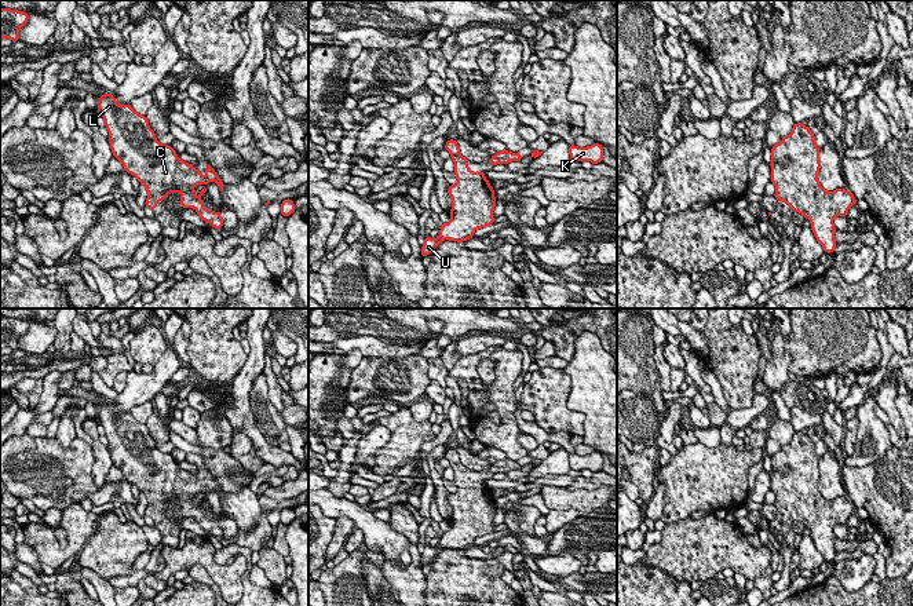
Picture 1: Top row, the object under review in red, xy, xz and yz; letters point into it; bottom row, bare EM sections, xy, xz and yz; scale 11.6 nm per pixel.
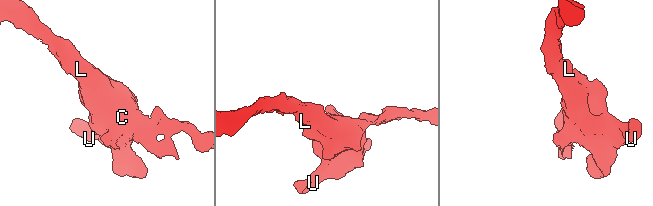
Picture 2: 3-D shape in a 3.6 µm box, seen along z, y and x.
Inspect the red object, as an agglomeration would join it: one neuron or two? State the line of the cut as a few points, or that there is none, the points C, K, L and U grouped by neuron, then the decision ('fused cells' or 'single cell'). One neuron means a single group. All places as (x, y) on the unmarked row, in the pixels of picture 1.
no cut; C K L U; single cell

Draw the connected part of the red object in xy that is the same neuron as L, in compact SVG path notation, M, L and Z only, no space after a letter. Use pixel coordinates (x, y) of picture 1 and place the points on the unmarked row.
M113 402L99 405L98 423L105 428L113 466L146 496L145 515L154 521L169 501L179 501L183 516L194 516L202 529L218 539L224 533L222 521L208 519L201 508L208 501L209 490L213 489L220 500L224 496L211 472L202 485L201 479L180 468L169 453L156 448L146 424L131 413L117 412Z

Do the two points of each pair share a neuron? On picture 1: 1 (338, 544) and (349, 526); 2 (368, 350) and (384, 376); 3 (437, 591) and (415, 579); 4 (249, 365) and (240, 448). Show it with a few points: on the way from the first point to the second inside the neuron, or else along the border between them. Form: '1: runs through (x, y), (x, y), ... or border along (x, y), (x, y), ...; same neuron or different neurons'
1: runs through (338, 540), (344, 530); same neuron
2: border along (362, 356), (405, 357); different neurons
3: border along (424, 577), (426, 591); different neurons
4: border along (241, 431), (251, 440), (255, 453), (260, 459); different neurons

